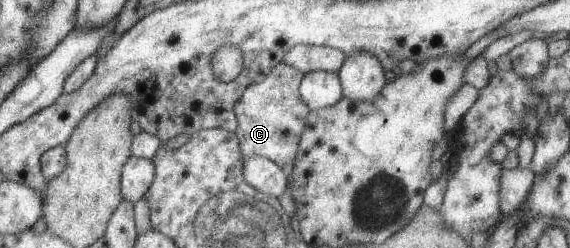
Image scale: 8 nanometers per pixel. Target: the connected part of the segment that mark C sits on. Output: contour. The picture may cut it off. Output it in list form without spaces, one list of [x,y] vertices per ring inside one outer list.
[[[277,63],[260,83],[253,83],[244,88],[239,100],[233,105],[238,122],[233,133],[238,140],[242,156],[264,156],[280,166],[286,175],[291,172],[300,134],[310,111],[300,99],[298,91],[302,76],[300,70]]]

